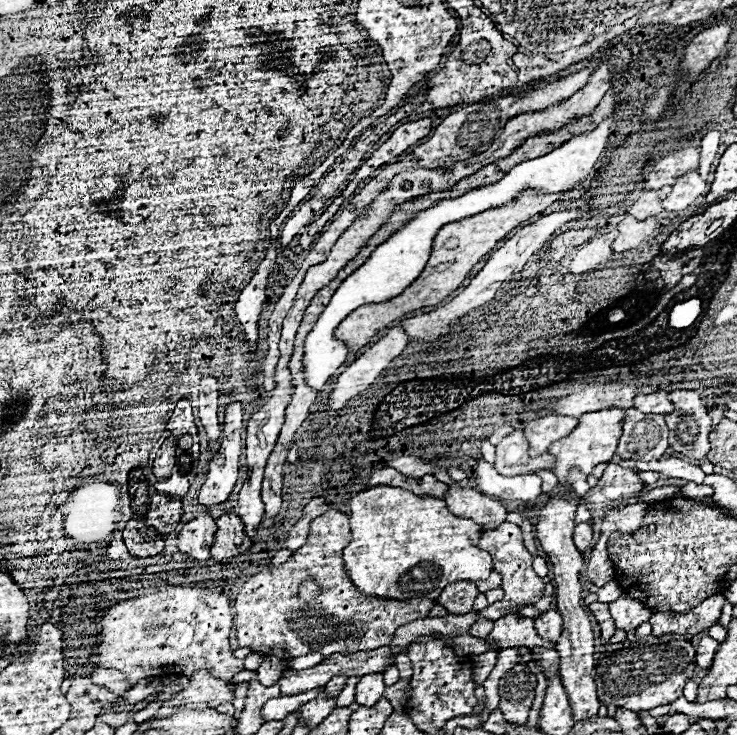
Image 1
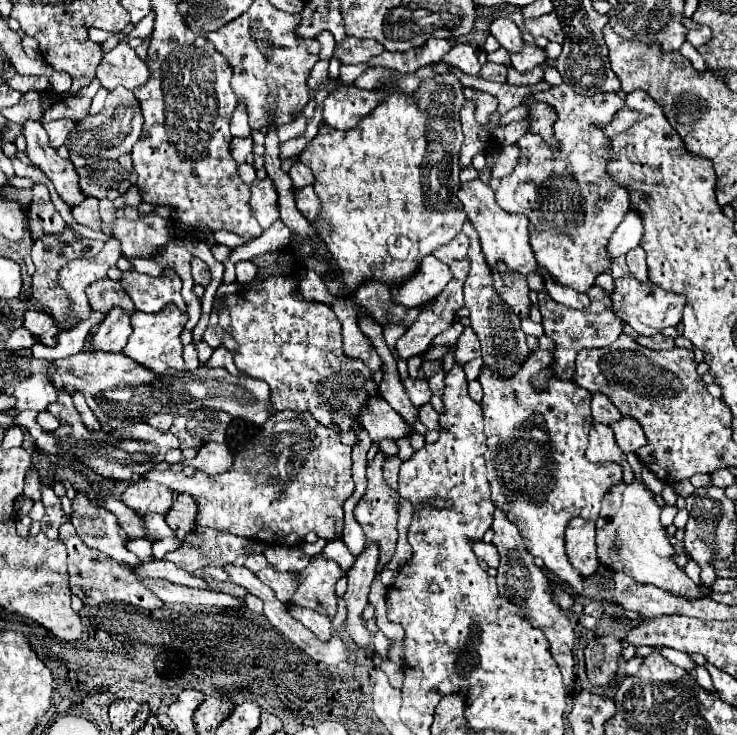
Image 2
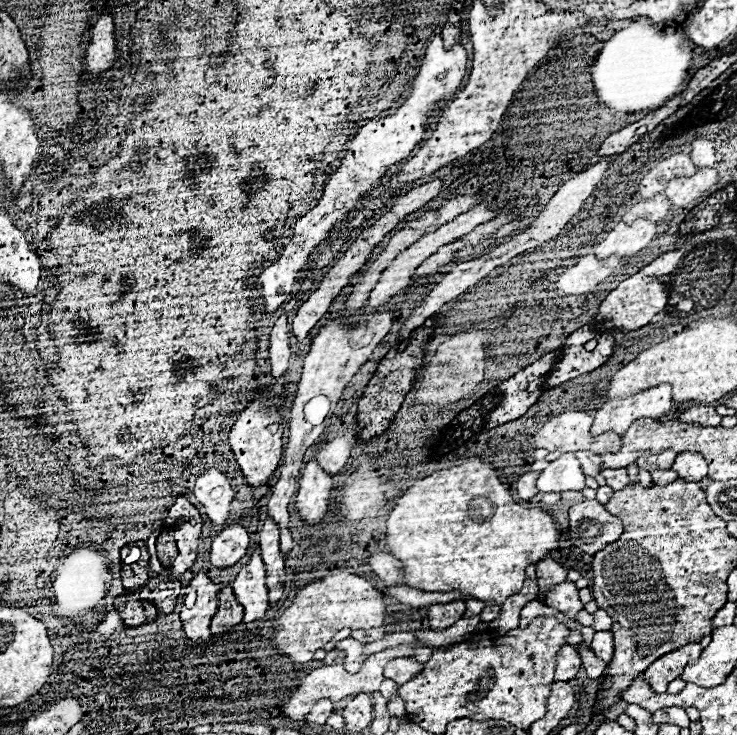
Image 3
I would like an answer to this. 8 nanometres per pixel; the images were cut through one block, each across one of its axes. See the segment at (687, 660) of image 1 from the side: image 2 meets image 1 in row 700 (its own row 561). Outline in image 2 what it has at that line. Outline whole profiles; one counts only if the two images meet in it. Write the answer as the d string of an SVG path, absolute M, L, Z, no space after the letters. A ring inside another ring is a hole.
M634 478L630 484L618 482L606 492L606 496L602 498L600 518L596 520L596 530L600 574L604 572L606 564L612 564L614 570L626 570L636 582L654 584L678 596L700 598L698 586L672 560L674 548L670 544L670 538L666 536L666 530L660 524L660 506L642 480Z

